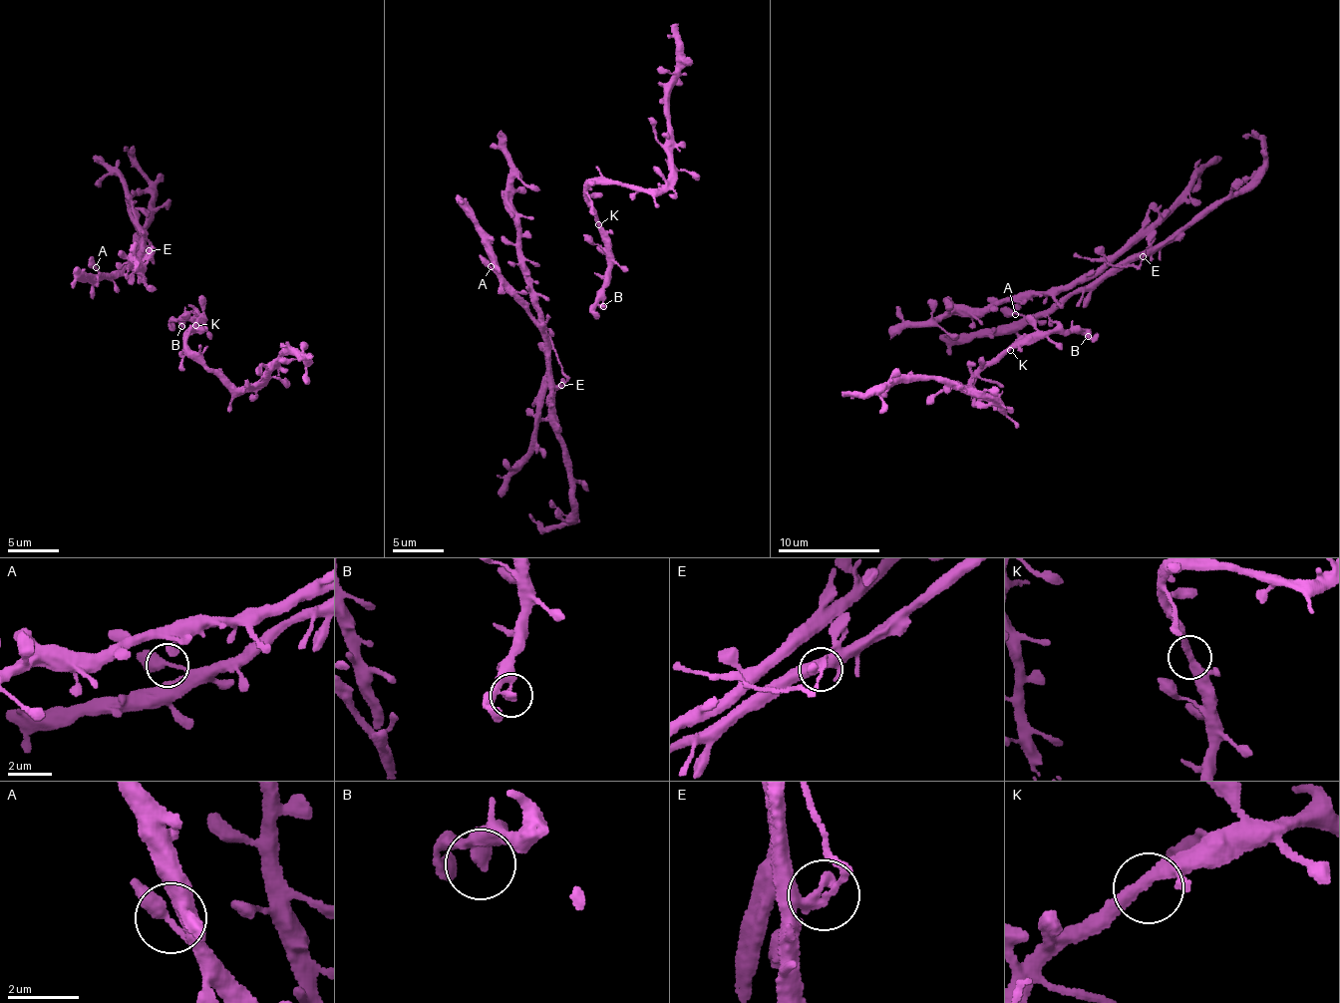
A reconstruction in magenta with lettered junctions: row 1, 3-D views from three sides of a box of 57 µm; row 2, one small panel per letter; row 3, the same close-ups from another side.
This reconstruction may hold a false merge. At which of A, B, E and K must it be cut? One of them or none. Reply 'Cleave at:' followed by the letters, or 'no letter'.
Cleave at: E

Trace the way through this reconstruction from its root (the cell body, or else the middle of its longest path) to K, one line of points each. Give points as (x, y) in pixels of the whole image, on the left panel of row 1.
K: (191, 318), (205, 315), (195, 325)

